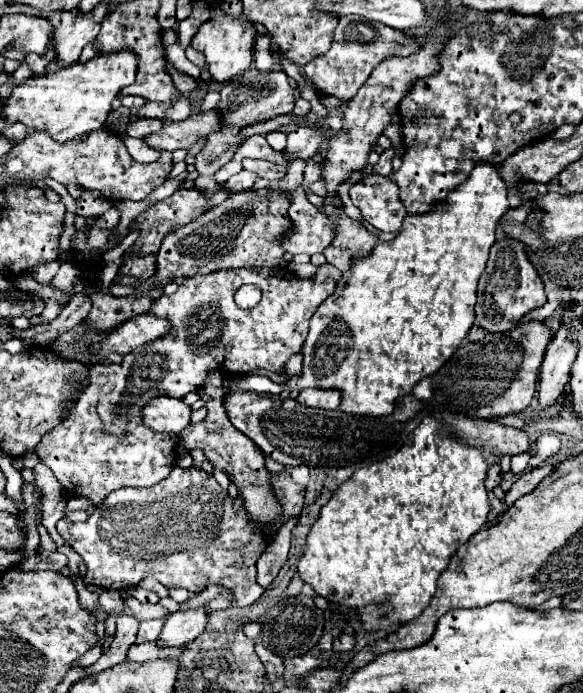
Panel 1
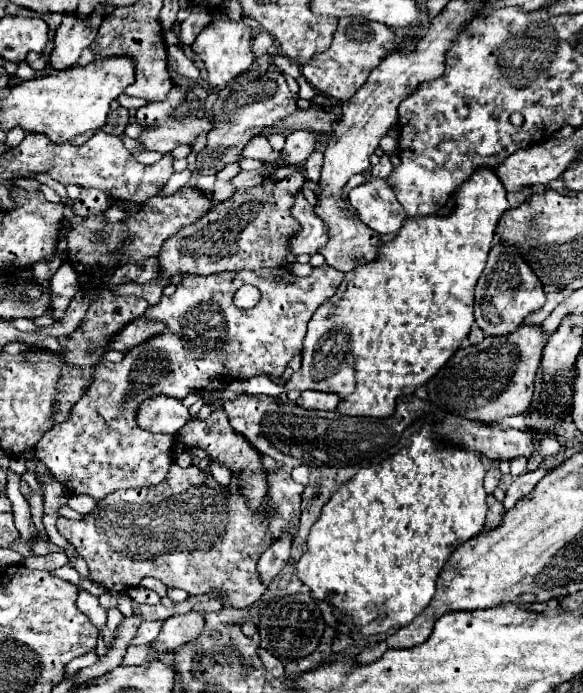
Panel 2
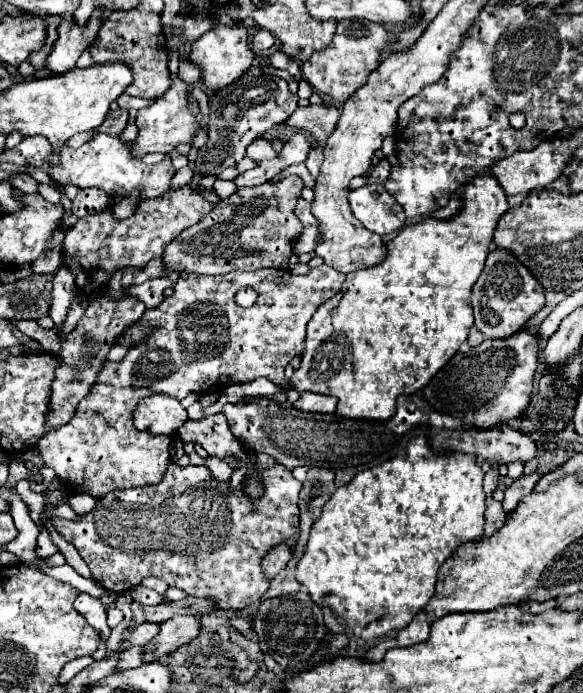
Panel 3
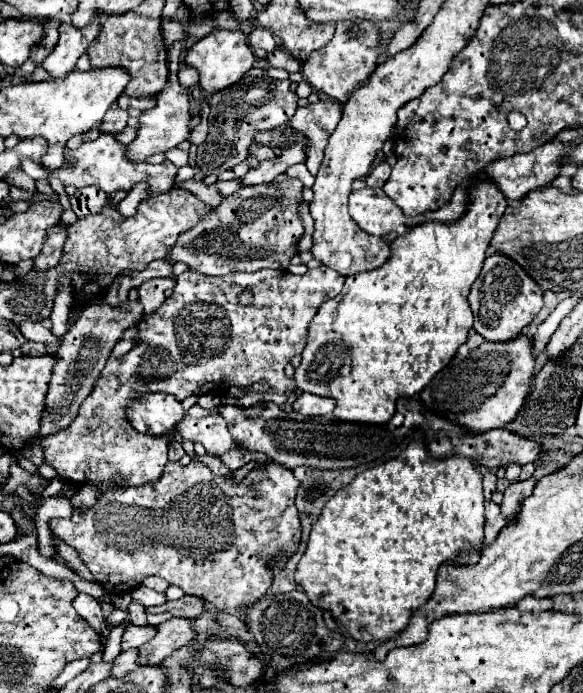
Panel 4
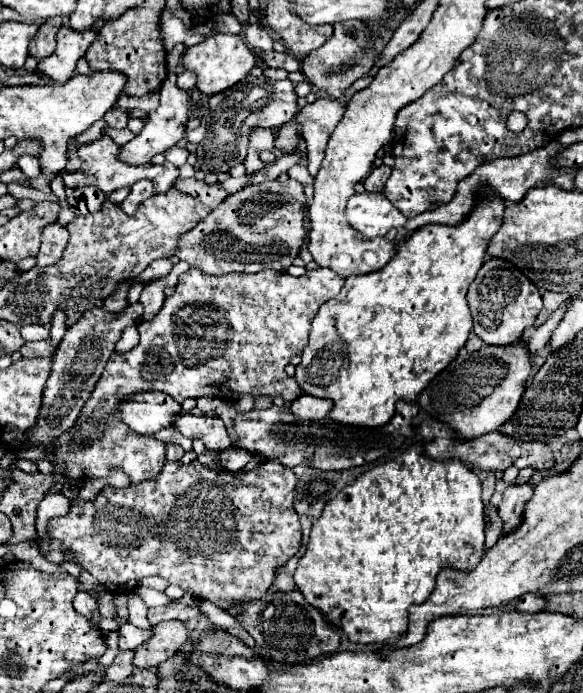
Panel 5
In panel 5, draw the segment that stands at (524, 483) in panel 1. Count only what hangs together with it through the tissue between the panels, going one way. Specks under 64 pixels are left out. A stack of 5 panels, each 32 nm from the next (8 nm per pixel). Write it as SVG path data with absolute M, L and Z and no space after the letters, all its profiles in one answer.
M530 484L506 488L502 502L498 504L498 516L502 518L502 534L514 532L522 524L524 506L530 498L532 498L532 486Z

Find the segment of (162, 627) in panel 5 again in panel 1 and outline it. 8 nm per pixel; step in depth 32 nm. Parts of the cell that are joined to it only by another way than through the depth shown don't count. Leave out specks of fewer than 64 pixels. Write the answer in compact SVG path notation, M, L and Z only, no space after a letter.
M204 608L198 610L186 610L186 612L174 612L166 618L166 624L156 640L156 646L184 646L198 638L208 622L208 612Z

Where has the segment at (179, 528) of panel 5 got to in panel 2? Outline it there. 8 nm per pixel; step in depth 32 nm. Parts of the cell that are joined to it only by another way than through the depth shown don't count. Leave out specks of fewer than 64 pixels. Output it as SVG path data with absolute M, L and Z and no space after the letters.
M174 462L168 470L168 476L158 486L116 490L102 498L96 508L82 520L58 518L56 528L86 560L90 568L90 580L106 590L122 592L138 586L142 578L152 576L162 580L168 588L182 588L192 596L216 592L222 598L224 608L248 608L254 606L268 588L260 582L260 556L282 536L284 530L288 530L292 538L298 532L300 494L304 490L302 484L292 480L284 466L266 472L266 480L268 494L262 504L262 512L254 512L248 508L248 500L242 494L232 494L230 490L222 488L204 468L180 468Z

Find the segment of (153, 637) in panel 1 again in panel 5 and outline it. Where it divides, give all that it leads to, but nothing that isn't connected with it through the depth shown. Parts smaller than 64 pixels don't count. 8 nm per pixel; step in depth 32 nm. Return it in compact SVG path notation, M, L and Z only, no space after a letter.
M122 624L120 630L118 630L118 646L120 646L120 650L134 650L148 638L150 638L150 630L140 630L140 628L132 626L132 624Z

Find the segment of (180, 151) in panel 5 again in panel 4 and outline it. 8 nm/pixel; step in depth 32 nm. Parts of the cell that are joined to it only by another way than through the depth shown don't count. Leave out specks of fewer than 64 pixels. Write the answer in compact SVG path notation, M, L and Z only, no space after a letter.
M172 148L166 152L166 158L176 166L176 168L182 168L186 162L188 162L188 152L186 150L180 150L180 148Z

